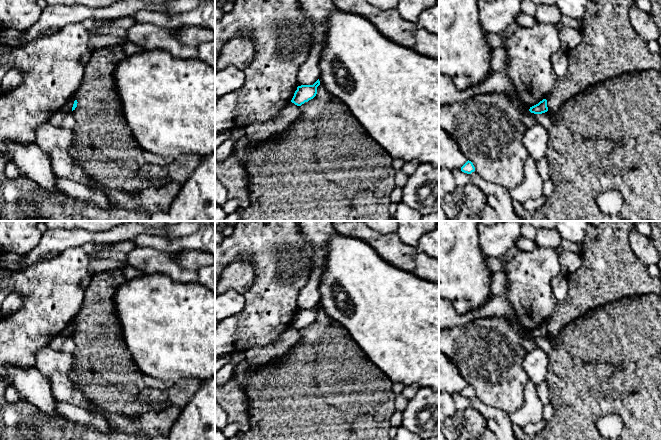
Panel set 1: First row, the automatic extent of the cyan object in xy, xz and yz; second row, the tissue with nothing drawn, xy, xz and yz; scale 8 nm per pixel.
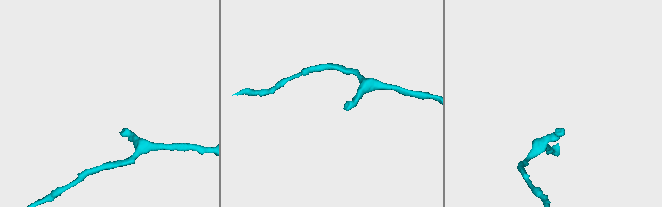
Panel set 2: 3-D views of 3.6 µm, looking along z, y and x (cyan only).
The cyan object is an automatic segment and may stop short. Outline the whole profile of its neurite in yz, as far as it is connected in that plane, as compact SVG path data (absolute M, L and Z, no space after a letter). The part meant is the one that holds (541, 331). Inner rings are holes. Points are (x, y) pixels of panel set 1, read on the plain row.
M543 323L538 328L530 331L529 335L534 338L542 338L548 335L547 324Z

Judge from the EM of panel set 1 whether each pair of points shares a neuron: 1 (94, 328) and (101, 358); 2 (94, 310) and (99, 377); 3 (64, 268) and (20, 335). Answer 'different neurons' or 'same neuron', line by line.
1: same neuron
2: same neuron
3: same neuron

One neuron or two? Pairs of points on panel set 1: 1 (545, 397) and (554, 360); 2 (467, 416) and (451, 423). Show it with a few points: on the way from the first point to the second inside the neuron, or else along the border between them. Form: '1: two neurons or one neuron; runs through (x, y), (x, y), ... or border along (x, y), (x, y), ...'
1: two neurons; border along (544, 381), (548, 385), (551, 402)
2: one neuron; runs through (463, 420), (460, 423), (455, 423)

